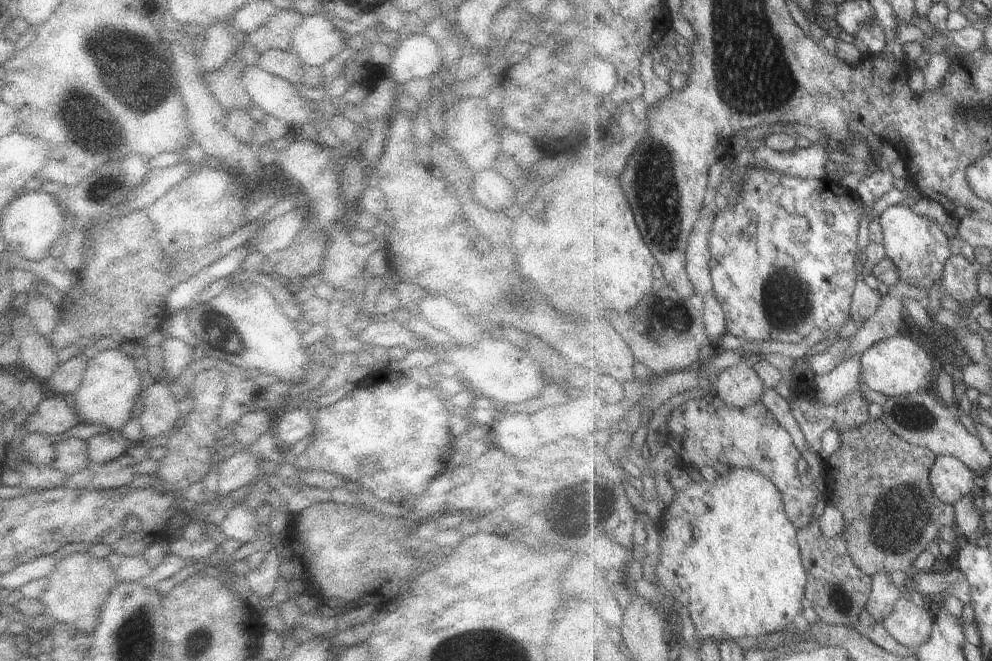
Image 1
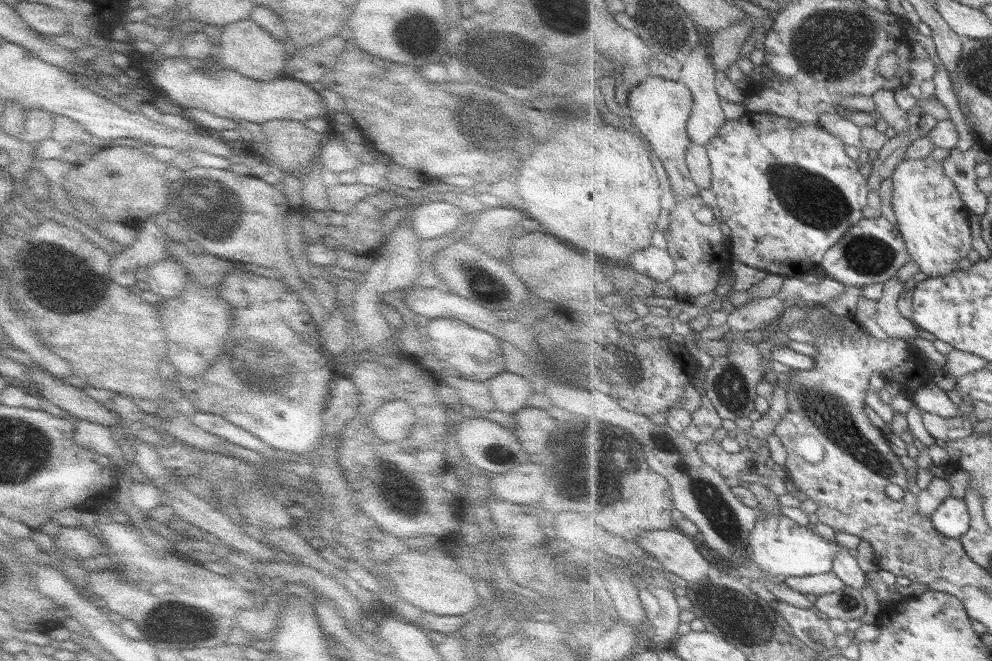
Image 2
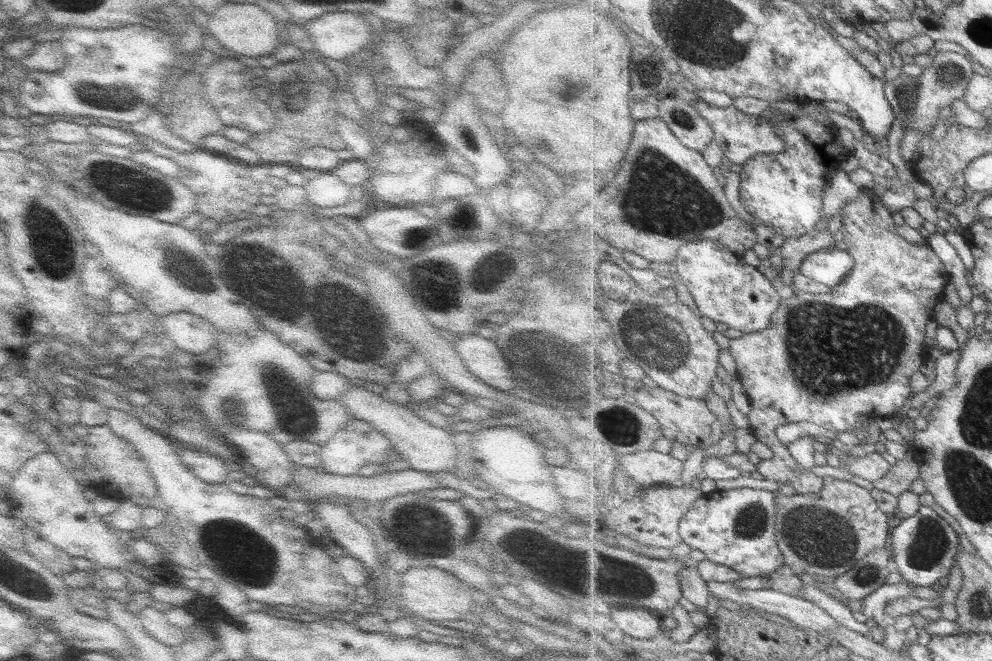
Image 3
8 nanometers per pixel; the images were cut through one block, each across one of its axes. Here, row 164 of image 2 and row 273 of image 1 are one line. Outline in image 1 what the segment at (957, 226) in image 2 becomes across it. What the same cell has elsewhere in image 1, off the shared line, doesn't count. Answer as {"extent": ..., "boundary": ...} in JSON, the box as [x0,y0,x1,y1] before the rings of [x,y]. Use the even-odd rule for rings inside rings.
{"extent":[879,204,953,290],"boundary":[[[903,204],[889,206],[879,220],[884,232],[882,244],[887,250],[887,257],[895,262],[900,280],[929,290],[935,282],[939,282],[941,286],[944,269],[948,265],[949,258],[953,256],[948,229],[933,219],[929,220],[925,216],[915,214],[910,207]]]}

